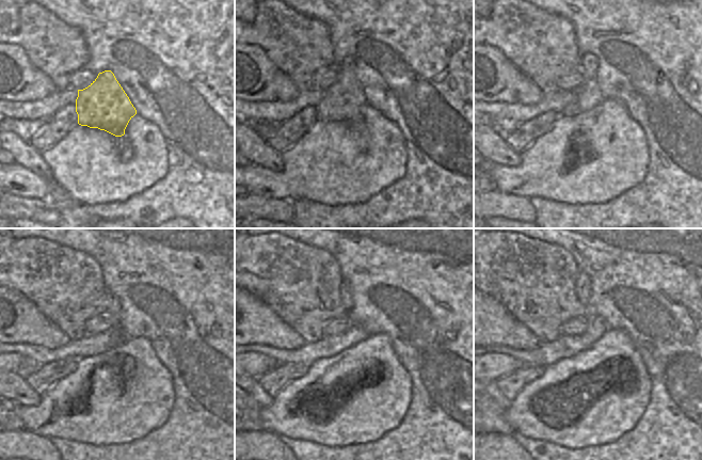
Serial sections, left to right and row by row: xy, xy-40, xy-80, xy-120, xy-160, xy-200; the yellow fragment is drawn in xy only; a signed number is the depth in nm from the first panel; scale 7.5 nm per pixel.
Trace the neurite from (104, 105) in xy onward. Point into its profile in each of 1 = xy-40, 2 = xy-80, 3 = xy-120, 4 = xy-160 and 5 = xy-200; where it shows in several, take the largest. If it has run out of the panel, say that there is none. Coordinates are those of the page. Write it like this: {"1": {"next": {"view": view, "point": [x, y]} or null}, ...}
{"1": {"next": {"view": "xy-40", "point": [342, 101]}}, "2": {"next": {"view": "xy-80", "point": [588, 94]}}, "3": {"next": {"view": "xy-120", "point": [112, 308]}}, "4": {"next": {"view": "xy-160", "point": [346, 295]}}, "5": {"next": {"view": "xy-200", "point": [583, 286]}}}

